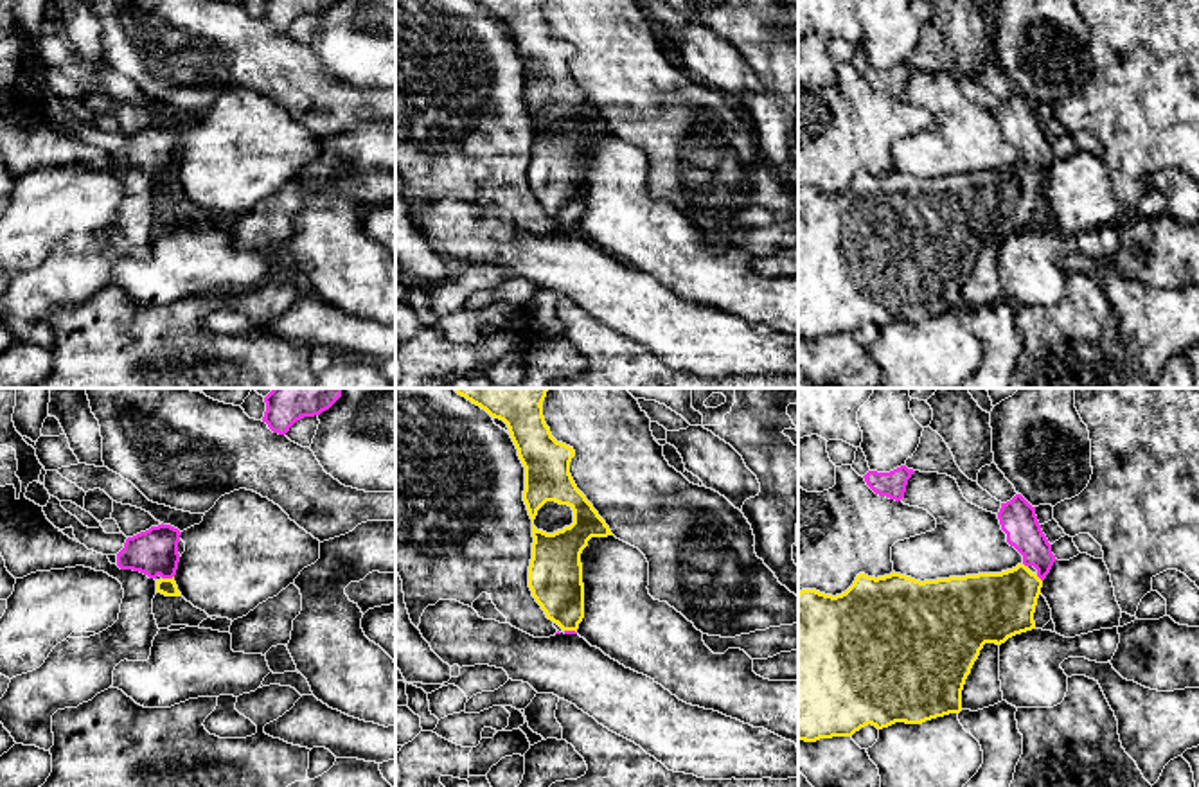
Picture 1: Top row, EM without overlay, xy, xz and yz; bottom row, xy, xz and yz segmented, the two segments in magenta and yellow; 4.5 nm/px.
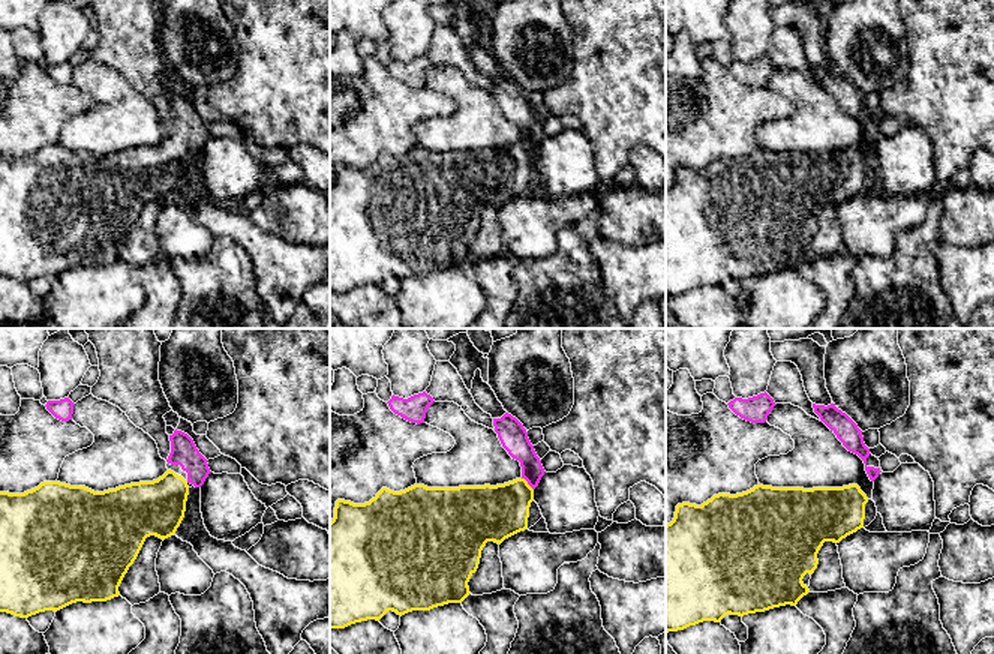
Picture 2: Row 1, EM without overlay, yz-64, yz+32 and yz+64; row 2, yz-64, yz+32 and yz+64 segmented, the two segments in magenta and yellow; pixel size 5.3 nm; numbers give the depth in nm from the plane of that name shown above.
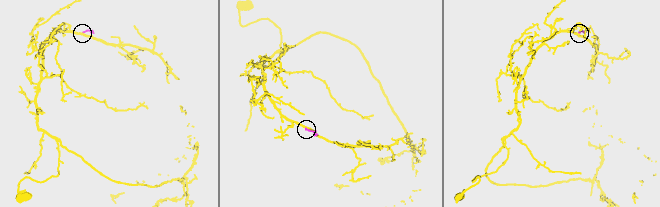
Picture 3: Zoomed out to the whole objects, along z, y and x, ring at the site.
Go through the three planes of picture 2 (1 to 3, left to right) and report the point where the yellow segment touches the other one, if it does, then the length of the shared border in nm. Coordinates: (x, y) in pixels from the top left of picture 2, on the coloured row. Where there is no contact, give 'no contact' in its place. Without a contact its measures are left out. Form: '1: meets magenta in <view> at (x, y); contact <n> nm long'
1: no contact
2: meets magenta in yz+32 at (528, 483); contact 90 nm long
3: no contact

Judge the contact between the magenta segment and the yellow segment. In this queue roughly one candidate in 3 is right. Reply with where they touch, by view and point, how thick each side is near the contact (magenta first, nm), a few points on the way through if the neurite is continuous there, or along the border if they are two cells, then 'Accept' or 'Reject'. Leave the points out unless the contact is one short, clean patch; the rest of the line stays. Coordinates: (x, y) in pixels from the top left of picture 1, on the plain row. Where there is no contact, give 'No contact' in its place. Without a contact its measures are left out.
Touches magenta at xy (168, 175). Thickness 200 nm (magenta) against 80 nm. Path across: xy (153, 150), (166, 162), (168, 175), (166, 184). Accept

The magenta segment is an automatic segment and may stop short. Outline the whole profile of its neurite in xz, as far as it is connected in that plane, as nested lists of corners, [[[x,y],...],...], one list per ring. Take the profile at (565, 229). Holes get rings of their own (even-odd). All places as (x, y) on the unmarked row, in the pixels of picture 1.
[[[473,0],[507,22],[525,65],[523,99],[532,117],[528,185],[564,232],[577,232],[584,216],[581,151],[591,135],[613,133],[586,93],[577,86],[570,59],[573,45],[557,40],[543,14],[543,0]],[[555,99],[573,108],[573,120],[546,131],[534,124],[537,108]]]

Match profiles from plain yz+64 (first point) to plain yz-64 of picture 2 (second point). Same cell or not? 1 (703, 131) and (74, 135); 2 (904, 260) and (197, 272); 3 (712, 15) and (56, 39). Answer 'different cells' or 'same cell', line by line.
1: different cells
2: same cell
3: different cells

